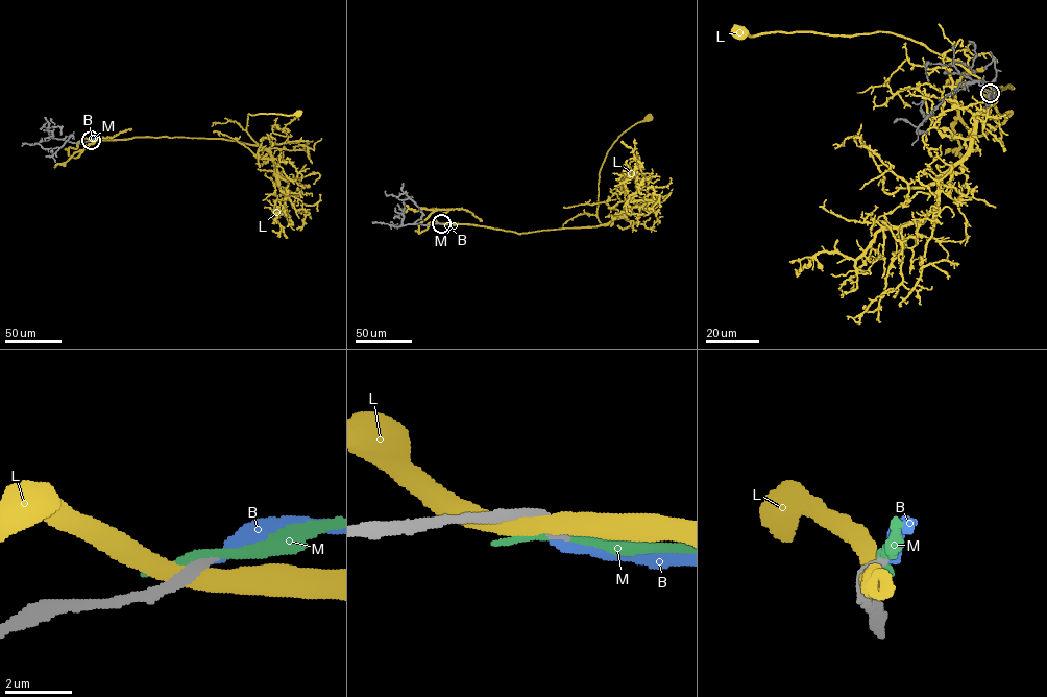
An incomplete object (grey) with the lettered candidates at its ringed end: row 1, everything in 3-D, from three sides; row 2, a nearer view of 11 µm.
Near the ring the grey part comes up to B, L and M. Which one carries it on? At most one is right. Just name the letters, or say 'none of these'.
B

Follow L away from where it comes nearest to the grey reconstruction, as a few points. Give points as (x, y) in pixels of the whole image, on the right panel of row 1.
L: (988, 94), (1012, 87), (988, 107), (993, 90), (982, 80), (894, 33), (739, 32)

